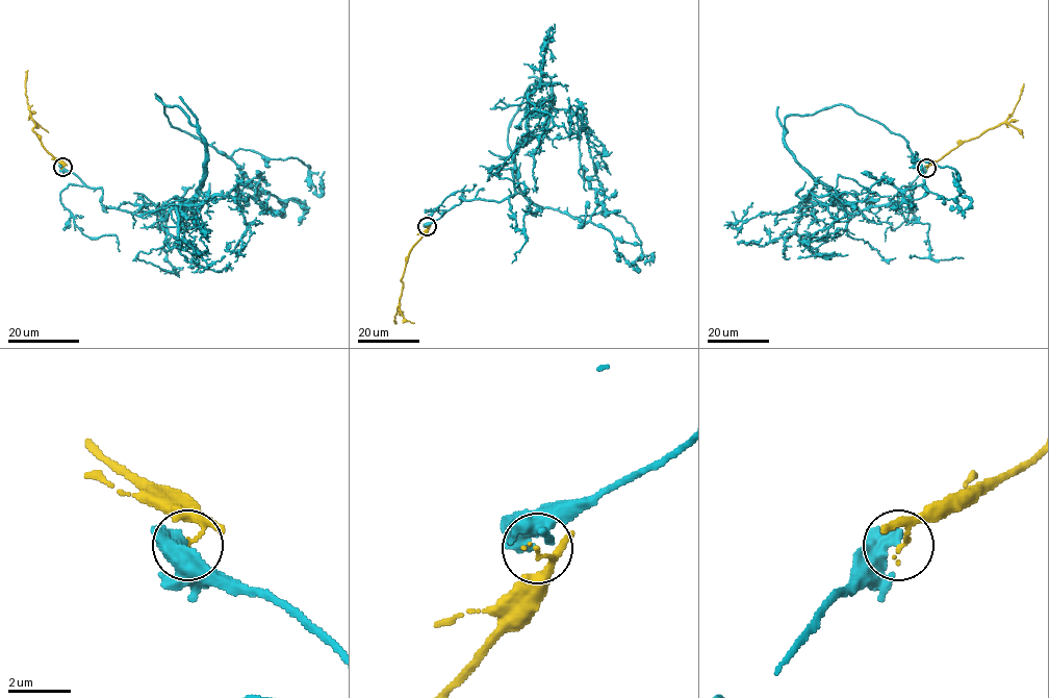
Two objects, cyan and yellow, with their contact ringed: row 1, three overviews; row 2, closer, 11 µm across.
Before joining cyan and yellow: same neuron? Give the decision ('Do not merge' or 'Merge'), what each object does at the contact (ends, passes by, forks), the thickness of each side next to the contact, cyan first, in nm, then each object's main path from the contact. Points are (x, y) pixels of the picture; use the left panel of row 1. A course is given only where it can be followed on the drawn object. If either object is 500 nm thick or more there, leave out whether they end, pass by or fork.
Do not merge. Thickness 500 nm (cyan) against 90 nm. Course of cyan: (62, 167), (106, 207), (163, 205), (163, 219), (253, 197), (239, 149), (296, 157), (317, 195), (325, 171). Course of yellow: (62, 167), (43, 146), (32, 129), (34, 123), (26, 86), (27, 70)

